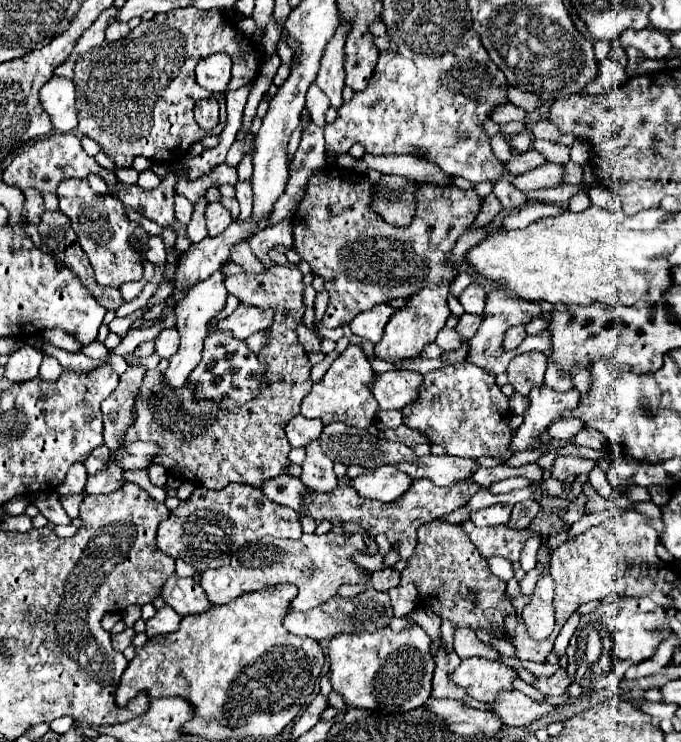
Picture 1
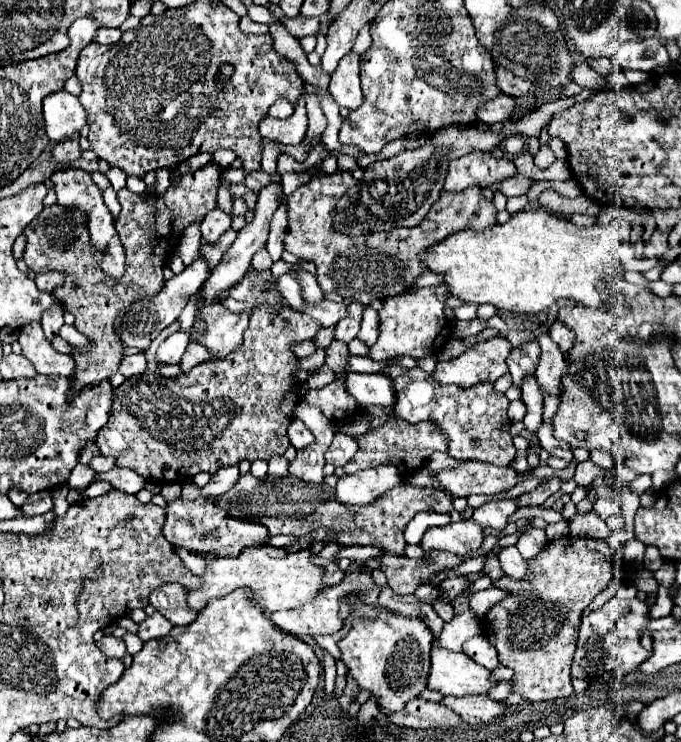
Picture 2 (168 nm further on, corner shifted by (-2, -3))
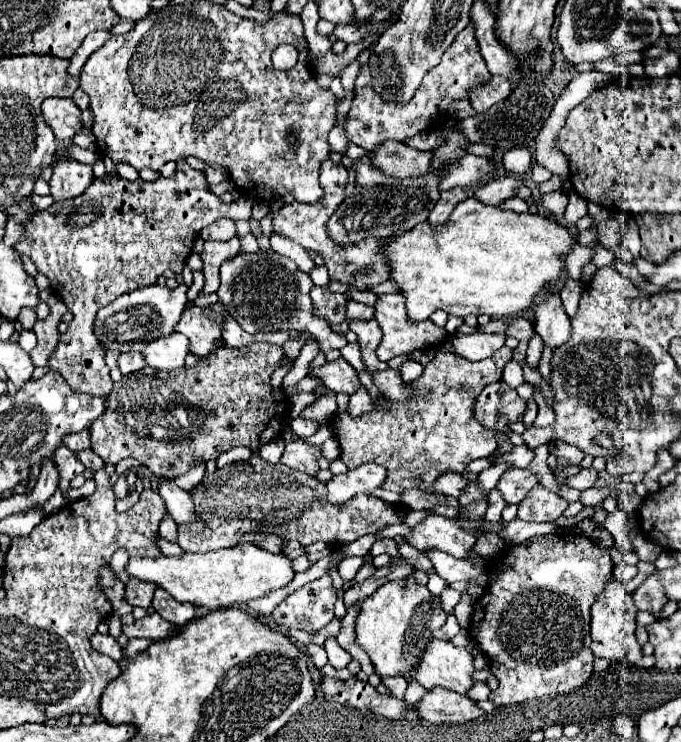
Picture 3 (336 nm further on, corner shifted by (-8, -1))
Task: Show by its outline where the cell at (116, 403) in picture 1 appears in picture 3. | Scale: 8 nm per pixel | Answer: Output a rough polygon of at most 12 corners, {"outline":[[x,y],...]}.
{"outline":[[238,237],[204,243],[202,295],[220,285],[218,269],[240,251]]}

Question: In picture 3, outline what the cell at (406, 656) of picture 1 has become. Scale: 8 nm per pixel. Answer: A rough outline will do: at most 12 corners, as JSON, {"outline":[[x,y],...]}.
{"outline":[[416,581],[362,603],[356,641],[376,673],[408,673],[446,617]]}

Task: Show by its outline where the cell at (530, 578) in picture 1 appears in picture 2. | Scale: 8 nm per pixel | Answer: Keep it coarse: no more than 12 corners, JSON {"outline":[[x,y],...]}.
{"outline":[[490,587],[470,595],[472,611],[482,617],[494,603],[508,595]]}

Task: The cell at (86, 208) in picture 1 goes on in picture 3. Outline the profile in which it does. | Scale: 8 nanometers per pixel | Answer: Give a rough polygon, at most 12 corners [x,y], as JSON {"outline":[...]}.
{"outline":[[56,161],[50,189],[54,201],[84,193],[94,181],[92,165]]}

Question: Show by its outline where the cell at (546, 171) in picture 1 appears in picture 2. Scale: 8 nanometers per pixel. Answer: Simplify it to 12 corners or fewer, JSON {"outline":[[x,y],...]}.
{"outline":[[518,175],[500,183],[506,197],[526,195],[532,179]]}

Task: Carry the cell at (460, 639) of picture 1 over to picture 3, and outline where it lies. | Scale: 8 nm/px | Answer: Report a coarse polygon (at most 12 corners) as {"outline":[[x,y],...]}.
{"outline":[[448,615],[432,637],[450,641],[458,633],[468,633],[458,625],[454,615]]}

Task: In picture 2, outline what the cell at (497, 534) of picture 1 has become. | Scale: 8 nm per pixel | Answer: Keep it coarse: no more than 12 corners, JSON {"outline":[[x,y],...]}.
{"outline":[[472,519],[430,527],[422,549],[468,555],[484,531]]}

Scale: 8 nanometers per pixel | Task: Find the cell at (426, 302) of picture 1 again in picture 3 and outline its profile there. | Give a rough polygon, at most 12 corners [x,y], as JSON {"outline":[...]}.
{"outline":[[400,293],[380,295],[380,361],[432,349],[448,337],[430,319],[410,323]]}

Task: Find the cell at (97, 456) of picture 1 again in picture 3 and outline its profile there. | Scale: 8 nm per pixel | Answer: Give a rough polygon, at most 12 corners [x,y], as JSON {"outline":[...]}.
{"outline":[[88,431],[64,437],[64,445],[74,453],[90,447]]}

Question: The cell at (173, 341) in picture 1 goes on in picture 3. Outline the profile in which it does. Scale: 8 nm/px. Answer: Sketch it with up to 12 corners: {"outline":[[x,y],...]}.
{"outline":[[170,333],[142,349],[144,361],[162,371],[184,367],[188,339]]}

